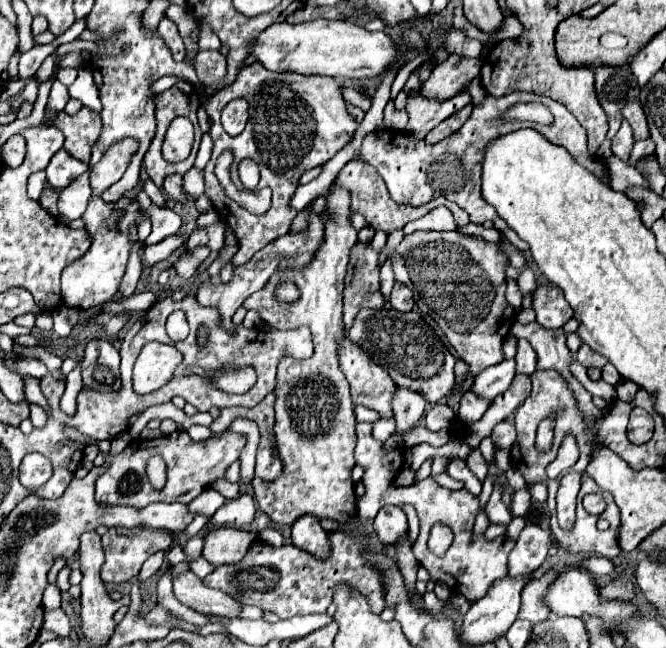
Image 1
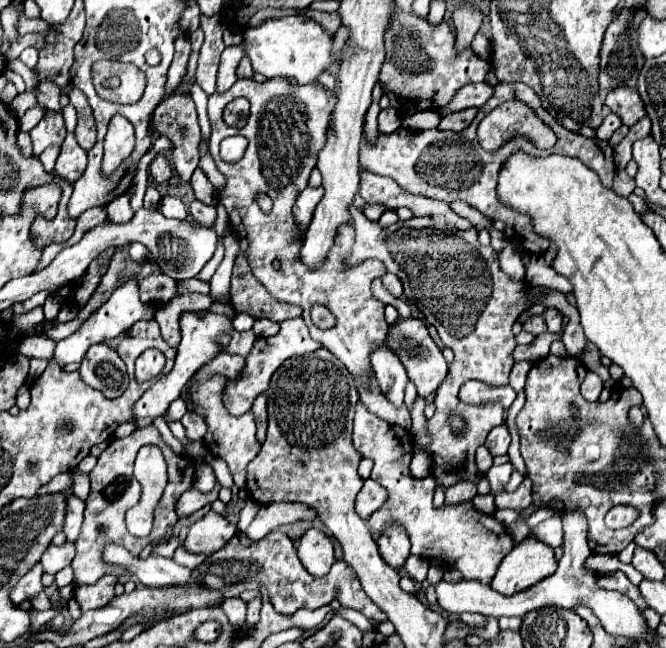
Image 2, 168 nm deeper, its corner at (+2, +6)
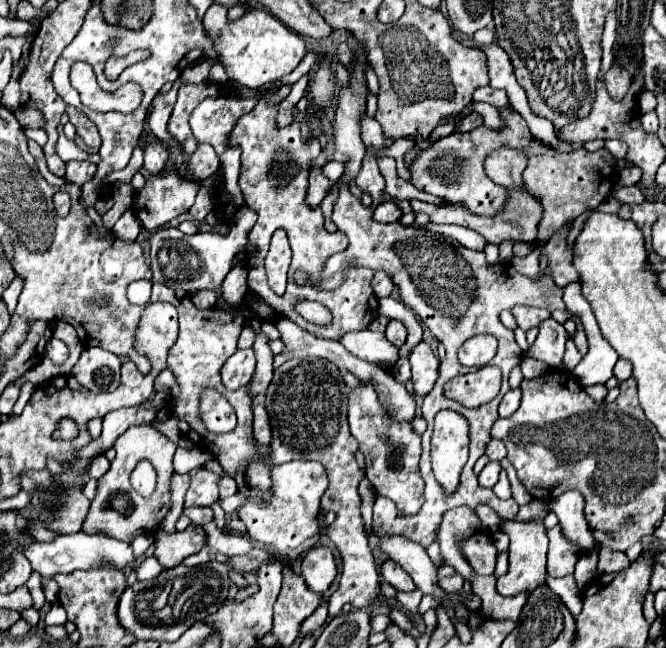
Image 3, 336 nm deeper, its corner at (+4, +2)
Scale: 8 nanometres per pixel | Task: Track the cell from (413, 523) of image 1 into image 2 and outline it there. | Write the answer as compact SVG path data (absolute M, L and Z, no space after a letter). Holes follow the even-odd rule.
M409 556L405 562L405 574L409 574L409 578L415 582L423 582L427 578L427 570L429 570L429 560L425 558Z

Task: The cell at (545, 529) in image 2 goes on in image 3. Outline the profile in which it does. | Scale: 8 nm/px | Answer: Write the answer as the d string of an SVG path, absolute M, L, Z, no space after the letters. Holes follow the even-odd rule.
M555 526L547 532L549 536L549 574L551 576L567 576L573 574L575 562L581 556L579 550L569 550L569 544L561 536L561 528Z

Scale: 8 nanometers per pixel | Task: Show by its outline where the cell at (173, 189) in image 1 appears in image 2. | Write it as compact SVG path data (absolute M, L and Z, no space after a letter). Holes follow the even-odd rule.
M159 154L159 156L155 156L155 160L153 160L151 166L149 166L149 174L151 174L151 178L153 178L157 184L161 184L161 182L165 182L165 180L171 178L173 168L171 168L169 160Z

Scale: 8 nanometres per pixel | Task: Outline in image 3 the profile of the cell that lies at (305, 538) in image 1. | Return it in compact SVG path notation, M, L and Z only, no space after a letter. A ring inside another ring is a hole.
M315 546L303 556L301 564L301 574L305 578L305 584L313 592L325 594L327 588L331 586L337 568L335 568L335 558L327 546Z

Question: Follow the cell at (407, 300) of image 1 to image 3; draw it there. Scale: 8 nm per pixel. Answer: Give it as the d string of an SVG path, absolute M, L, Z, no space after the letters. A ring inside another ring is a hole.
M377 272L373 278L373 290L375 290L377 298L389 296L393 292L393 280L385 272Z

